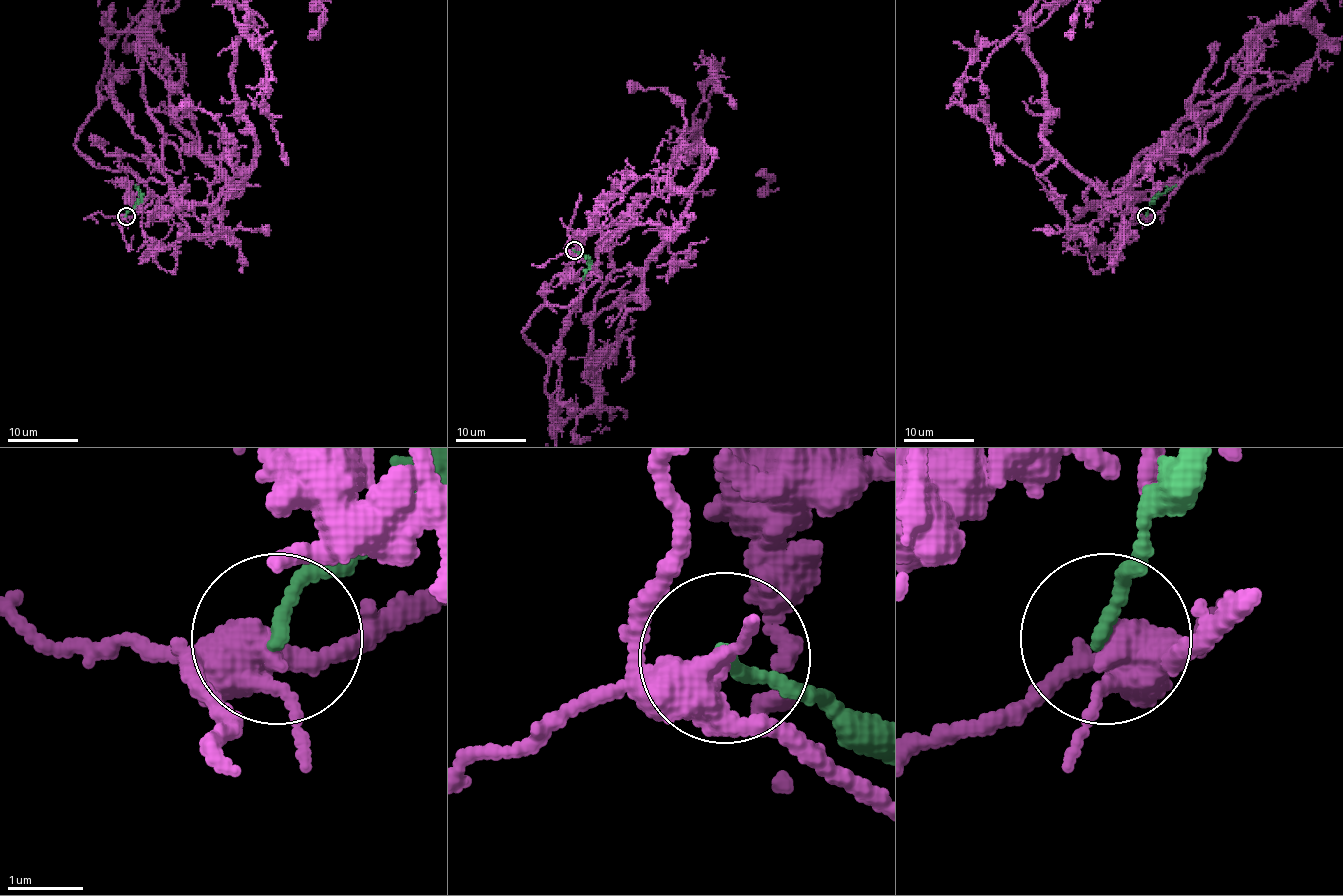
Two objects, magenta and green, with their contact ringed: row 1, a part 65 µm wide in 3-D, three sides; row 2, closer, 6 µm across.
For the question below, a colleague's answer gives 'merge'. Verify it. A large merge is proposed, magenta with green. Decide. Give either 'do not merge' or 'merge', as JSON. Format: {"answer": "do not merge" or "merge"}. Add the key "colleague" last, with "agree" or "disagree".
{"answer": "do not merge", "colleague": "disagree"}

